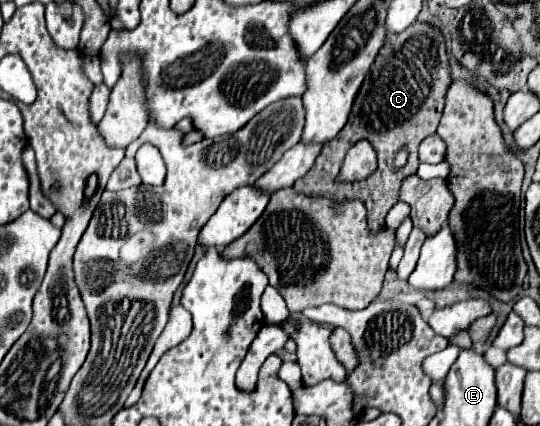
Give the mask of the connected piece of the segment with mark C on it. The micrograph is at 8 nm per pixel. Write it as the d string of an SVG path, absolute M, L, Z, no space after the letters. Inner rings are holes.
M413 22L401 34L387 34L387 42L377 54L371 72L355 98L349 122L341 134L333 138L333 142L325 142L313 168L295 184L295 190L307 196L327 196L335 202L343 198L363 200L367 206L369 230L379 232L385 226L387 212L399 202L401 182L417 172L417 148L421 140L437 130L445 106L445 90L449 90L449 84L449 52L445 46L445 36L439 28L427 22ZM359 140L367 140L377 150L377 170L363 182L335 182L347 150ZM403 146L409 146L409 160L399 172L395 172L393 158Z

